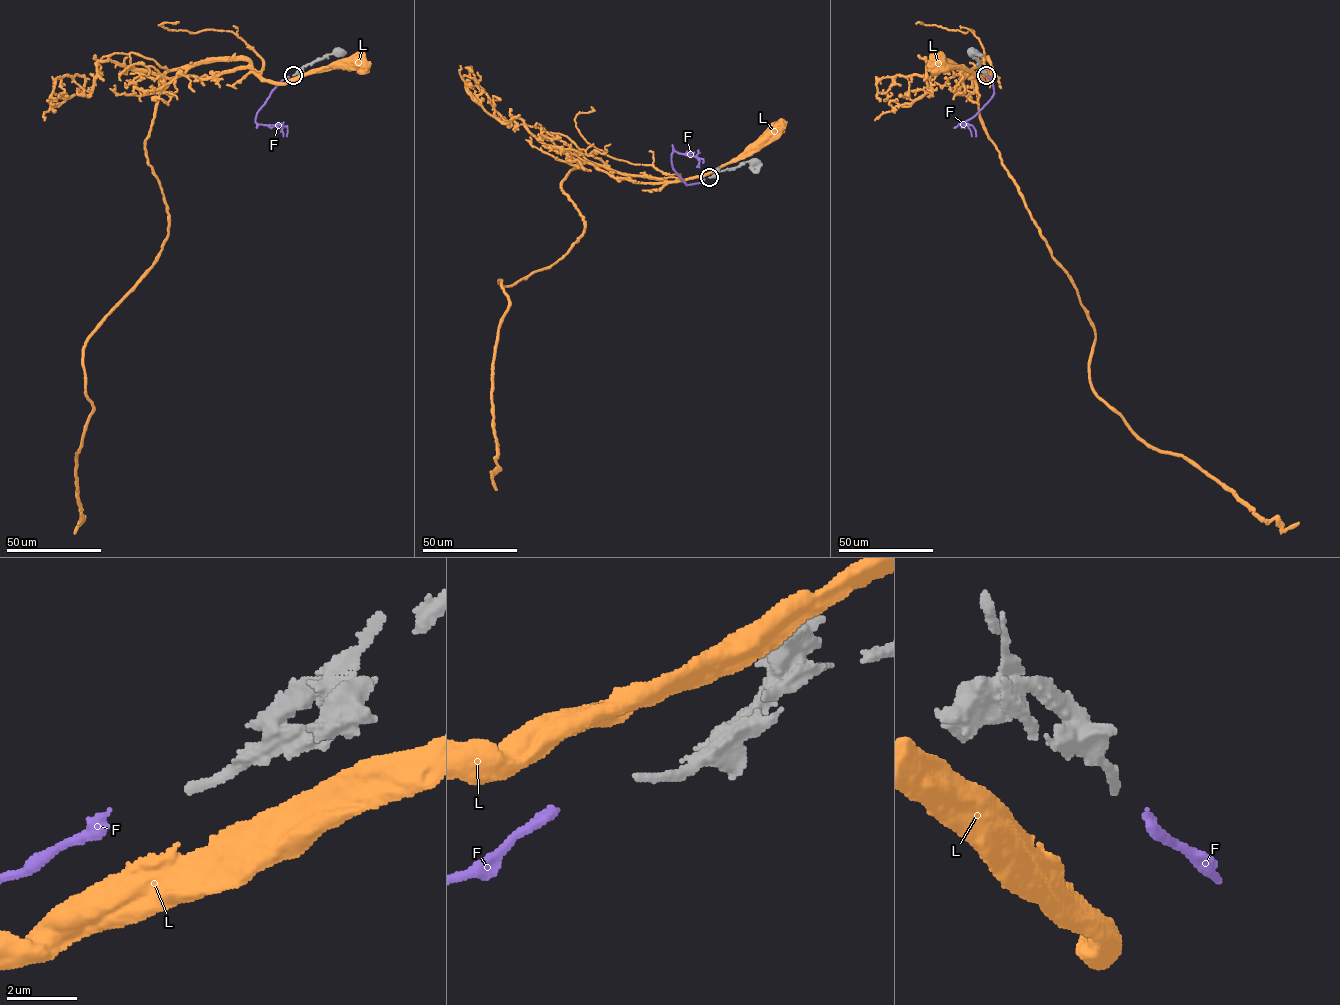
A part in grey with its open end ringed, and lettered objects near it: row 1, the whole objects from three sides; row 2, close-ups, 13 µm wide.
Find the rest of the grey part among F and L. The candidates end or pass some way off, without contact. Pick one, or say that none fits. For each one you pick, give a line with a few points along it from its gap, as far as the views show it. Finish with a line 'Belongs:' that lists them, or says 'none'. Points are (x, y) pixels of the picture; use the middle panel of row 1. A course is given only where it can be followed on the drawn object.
F: course (705, 179), (686, 184), (673, 167), (672, 152), (695, 156), (699, 167)
Belongs: F

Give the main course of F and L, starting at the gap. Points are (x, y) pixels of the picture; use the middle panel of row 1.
F: (705, 179), (686, 184), (673, 167), (672, 152), (695, 156), (699, 167)
L: (708, 174), (735, 161), (776, 128)

